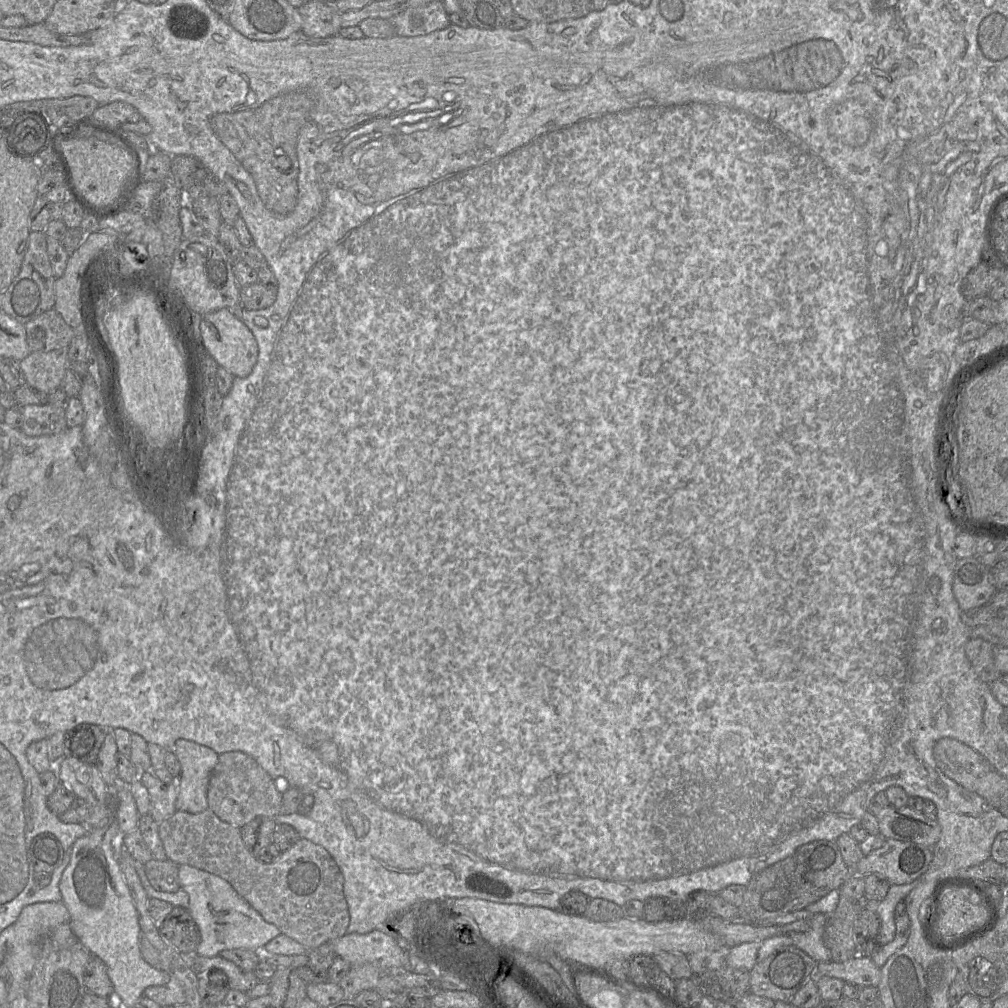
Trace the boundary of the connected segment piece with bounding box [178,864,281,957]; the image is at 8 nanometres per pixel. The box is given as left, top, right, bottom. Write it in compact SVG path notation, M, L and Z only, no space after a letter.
M180 864L178 869L180 886L189 896L188 911L201 934L195 955L214 957L223 950L237 948L262 951L270 940L281 934L278 927L267 922L220 876L187 864Z

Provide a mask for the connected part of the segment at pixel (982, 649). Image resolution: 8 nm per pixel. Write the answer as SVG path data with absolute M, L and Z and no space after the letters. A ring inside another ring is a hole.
M970 638L965 647L966 656L977 676L988 684L1000 679L1002 674L994 662L994 645L981 638Z

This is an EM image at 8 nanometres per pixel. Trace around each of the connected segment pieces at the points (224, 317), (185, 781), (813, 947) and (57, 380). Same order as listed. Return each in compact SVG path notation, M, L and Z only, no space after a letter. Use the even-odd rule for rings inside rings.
M221 308L201 316L201 338L208 353L234 377L247 377L258 358L258 344L251 330L229 308Z
M186 739L176 740L173 753L181 766L177 780L176 810L189 813L205 811L208 809L209 779L217 764L219 754L207 746Z
M823 913L812 915L811 927L802 933L790 935L791 945L801 949L816 962L828 962L831 960L831 952L823 941L823 933L828 922L828 916Z
M68 347L50 352L31 352L20 361L26 384L50 395L60 387L69 369Z

